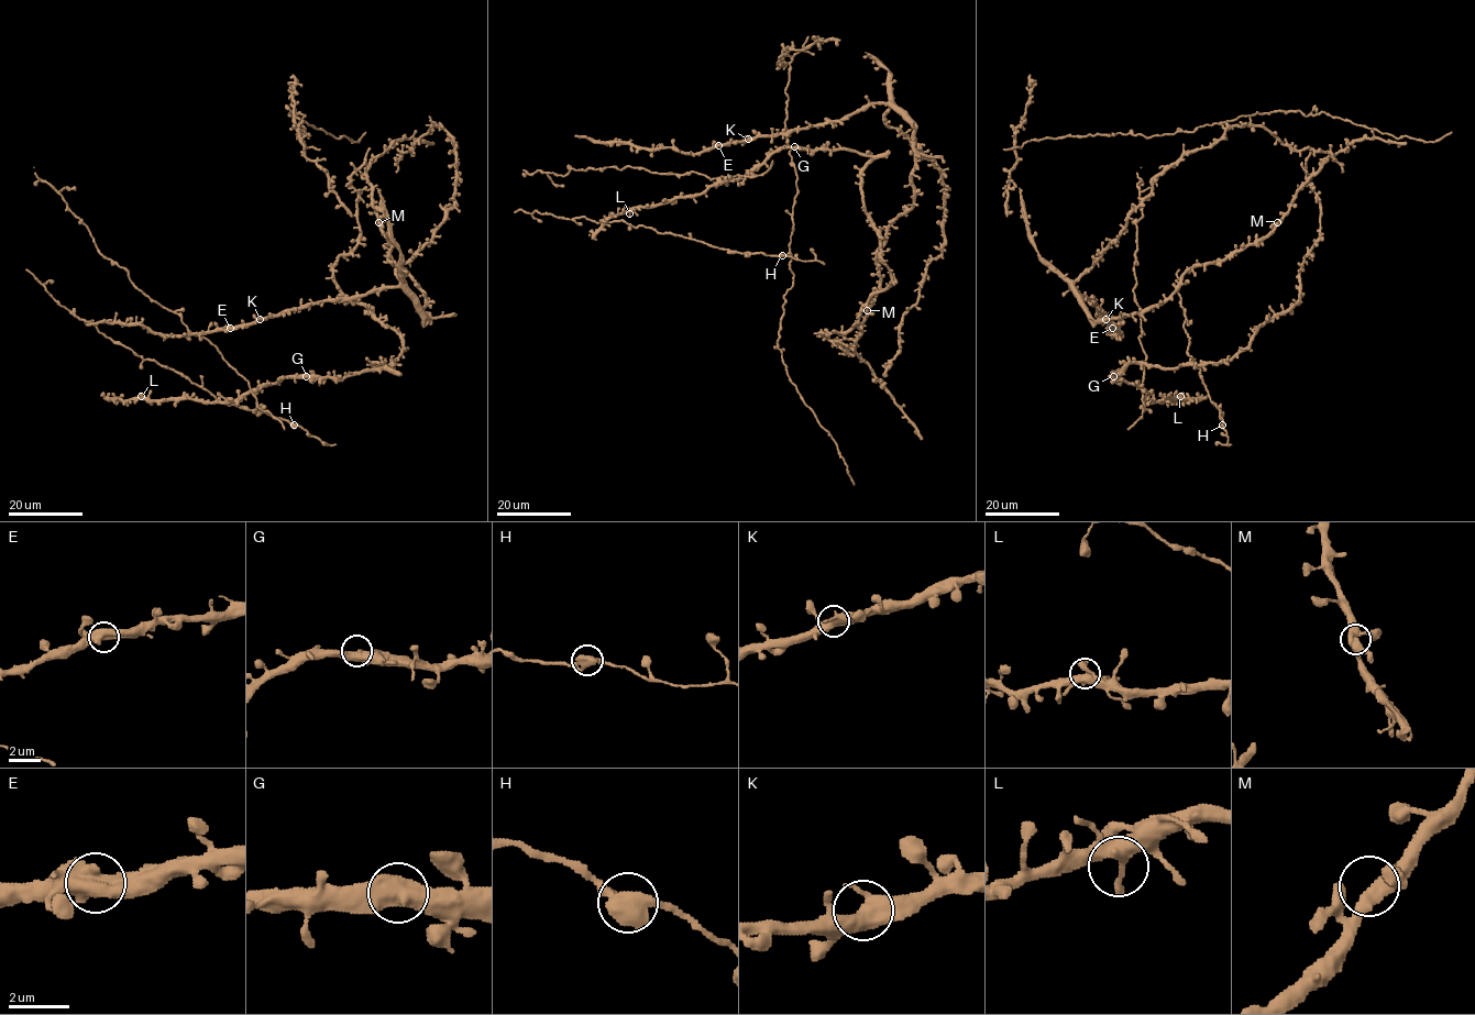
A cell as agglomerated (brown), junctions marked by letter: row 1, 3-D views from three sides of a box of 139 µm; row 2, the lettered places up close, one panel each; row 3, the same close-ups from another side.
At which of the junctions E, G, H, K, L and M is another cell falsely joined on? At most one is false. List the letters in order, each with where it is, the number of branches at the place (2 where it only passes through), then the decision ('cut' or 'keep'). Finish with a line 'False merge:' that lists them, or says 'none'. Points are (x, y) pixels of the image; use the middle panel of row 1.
E: at (718, 145); 2 branches meet; keep
G: at (794, 146); 2 branches meet; keep
H: at (782, 255); 2 branches meet; keep
K: at (748, 139); 2 branches meet; keep
L: at (629, 213); 2 branches meet; keep
M: at (867, 310); 2 branches meet; keep
False merge: none

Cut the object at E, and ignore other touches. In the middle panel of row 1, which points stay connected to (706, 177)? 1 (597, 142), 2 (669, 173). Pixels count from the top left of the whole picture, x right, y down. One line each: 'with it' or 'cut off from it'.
1: cut off from it
2: with it

